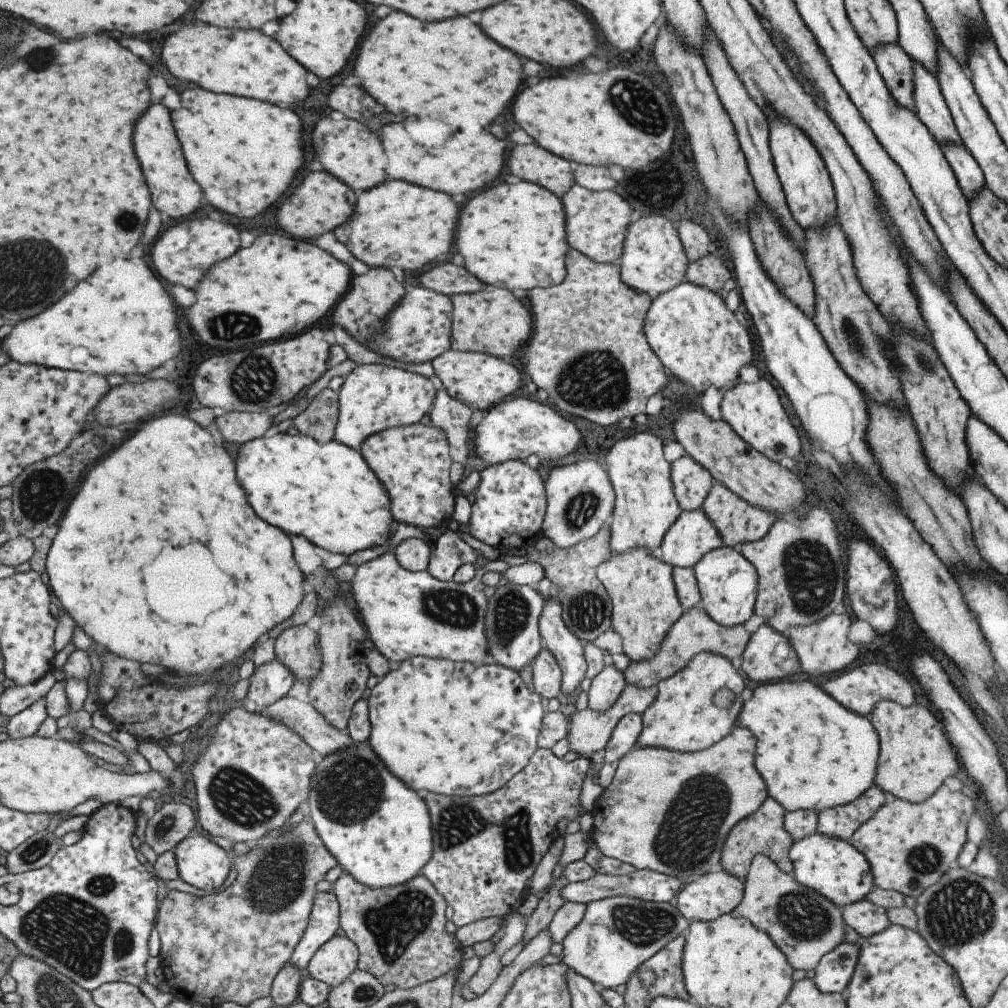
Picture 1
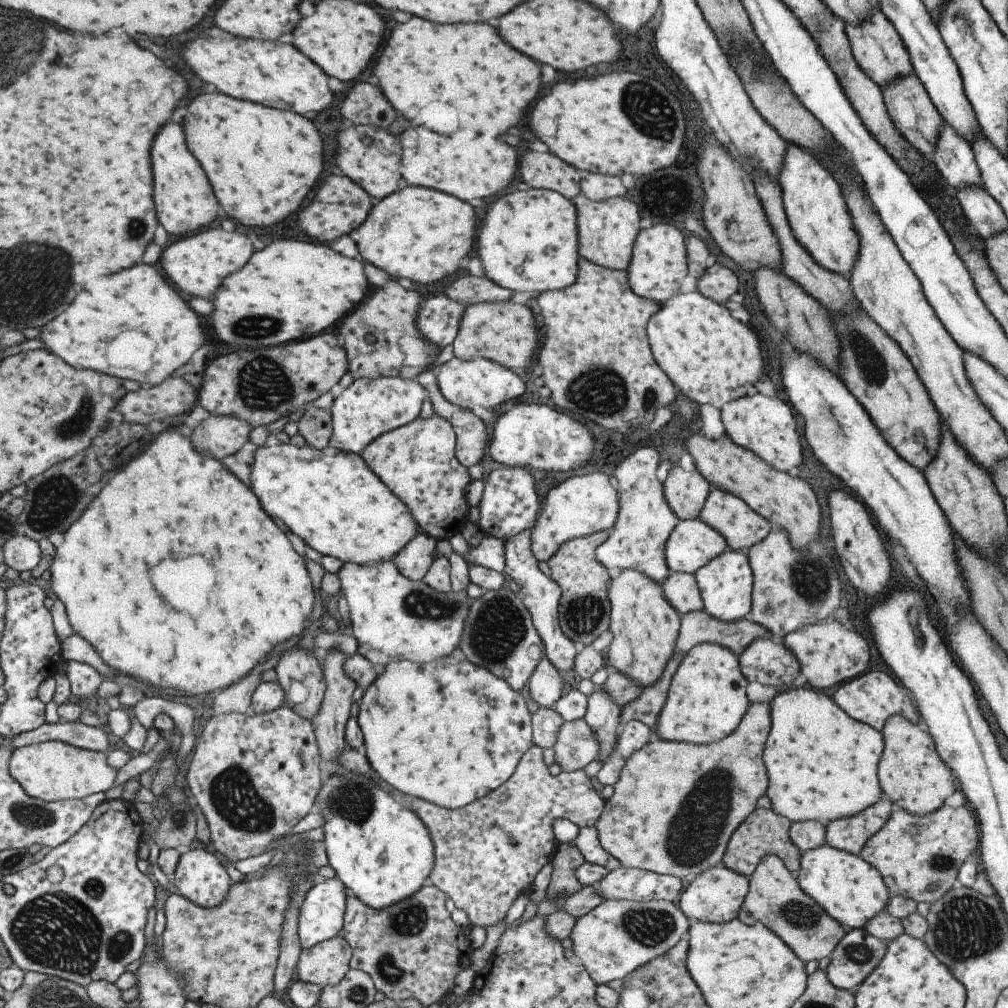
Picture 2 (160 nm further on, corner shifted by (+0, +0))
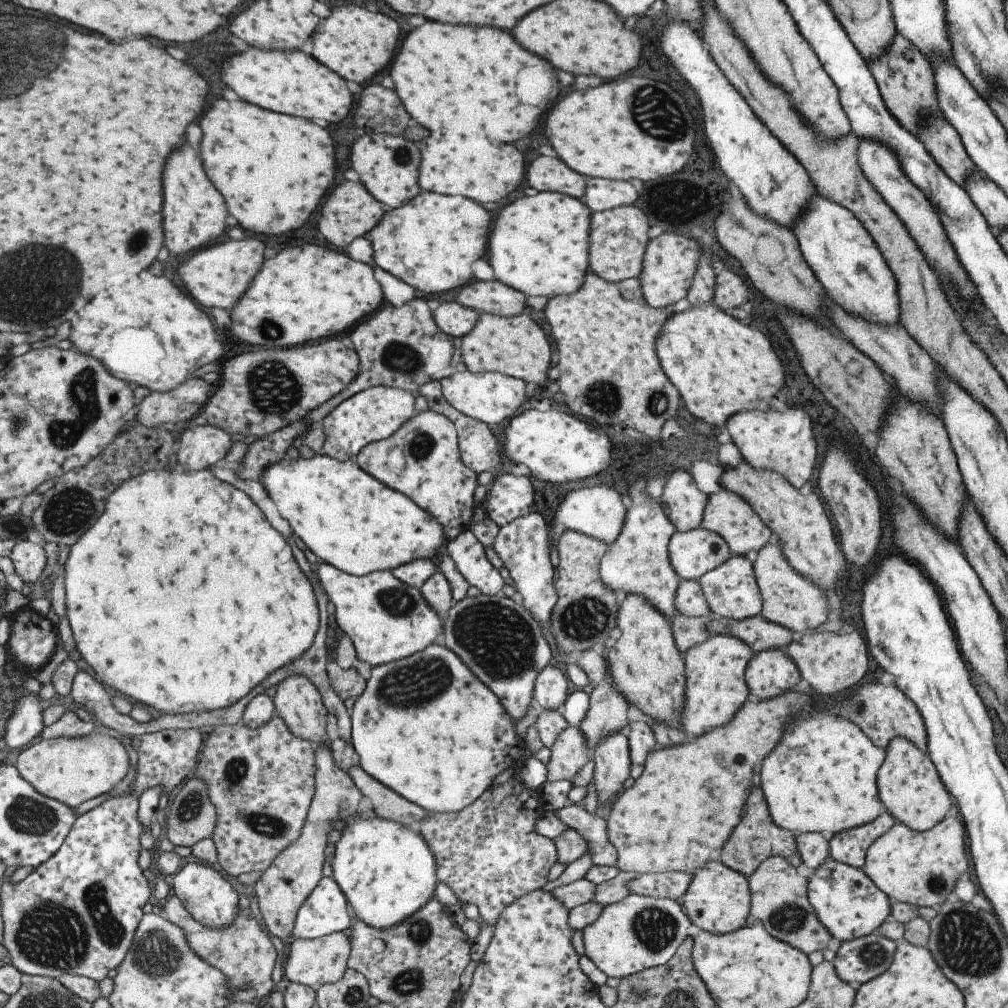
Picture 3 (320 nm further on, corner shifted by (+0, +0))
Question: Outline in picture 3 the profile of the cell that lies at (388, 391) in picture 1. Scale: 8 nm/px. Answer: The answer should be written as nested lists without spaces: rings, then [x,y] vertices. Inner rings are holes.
[[[378,386],[359,391],[342,400],[321,420],[315,421],[325,437],[321,447],[322,454],[339,462],[349,461],[366,444],[387,438],[412,417],[417,412],[413,407],[414,399],[407,391]]]

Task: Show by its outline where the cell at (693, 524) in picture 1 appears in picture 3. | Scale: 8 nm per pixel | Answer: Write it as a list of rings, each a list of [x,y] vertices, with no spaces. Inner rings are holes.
[[[700,526],[690,531],[675,531],[666,549],[671,568],[683,580],[697,580],[731,556],[718,534]]]

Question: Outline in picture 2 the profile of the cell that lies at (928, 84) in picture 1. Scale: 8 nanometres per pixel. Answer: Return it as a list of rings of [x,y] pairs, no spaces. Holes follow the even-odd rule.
[[[943,120],[931,161],[949,188],[983,188],[970,146]]]

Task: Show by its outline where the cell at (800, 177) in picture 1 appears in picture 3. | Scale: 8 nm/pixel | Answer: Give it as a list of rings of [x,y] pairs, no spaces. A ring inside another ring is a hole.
[[[817,196],[793,226],[793,234],[805,262],[811,266],[815,278],[837,306],[855,318],[863,318],[880,327],[901,325],[904,318],[900,316],[895,278],[875,248],[871,236],[850,210]]]

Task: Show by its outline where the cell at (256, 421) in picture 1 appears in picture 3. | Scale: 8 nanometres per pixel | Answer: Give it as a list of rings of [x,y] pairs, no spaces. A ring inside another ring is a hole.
[[[211,425],[187,428],[179,436],[176,451],[177,466],[186,473],[207,469],[215,461],[224,458],[233,443],[229,434]]]

